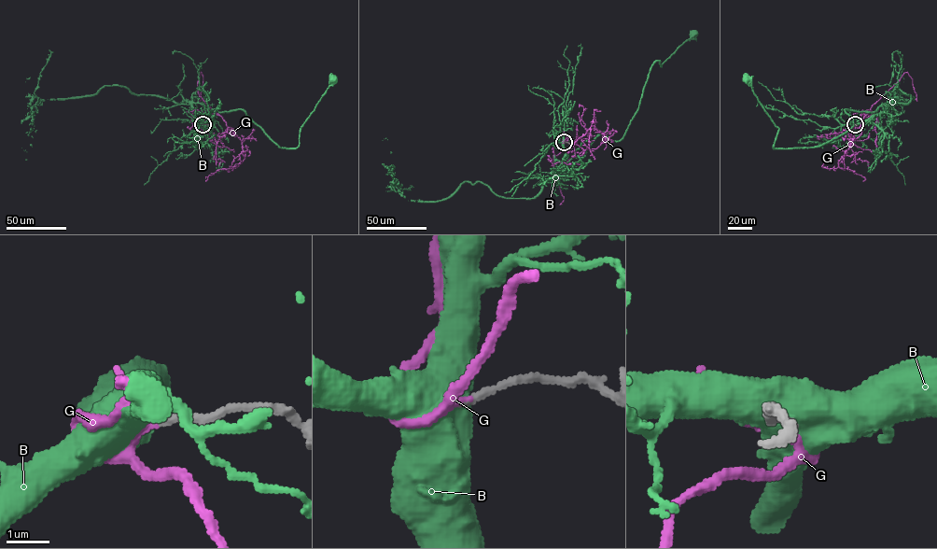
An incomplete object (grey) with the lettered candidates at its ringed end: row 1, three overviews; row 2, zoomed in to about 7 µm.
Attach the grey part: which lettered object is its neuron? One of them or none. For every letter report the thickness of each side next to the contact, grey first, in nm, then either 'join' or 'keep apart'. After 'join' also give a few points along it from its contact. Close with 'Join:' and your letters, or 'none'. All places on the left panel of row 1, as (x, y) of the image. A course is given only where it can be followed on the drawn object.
B: 170/750 nm | keep apart
G: 180/130 nm | join | via (202, 124), (206, 116), (202, 111), (219, 115), (240, 138), (243, 151), (228, 168), (217, 169), (206, 181)
Join: G

